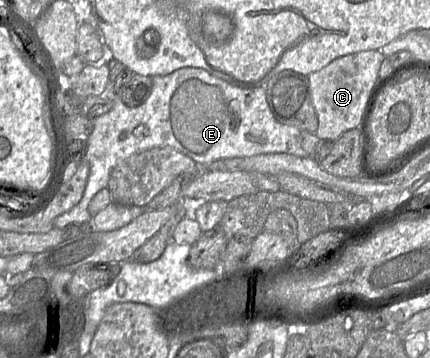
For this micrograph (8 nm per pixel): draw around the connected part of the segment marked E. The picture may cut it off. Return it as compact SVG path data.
M183 67L177 69L176 71L168 74L168 75L155 75L152 77L152 91L148 98L139 106L130 107L126 105L120 98L115 98L113 102L112 108L93 119L93 130L91 134L87 138L87 149L86 149L86 159L89 162L90 171L88 175L88 180L86 183L86 187L83 193L81 200L68 211L60 214L54 220L54 227L63 229L69 224L87 224L91 220L91 214L89 212L88 206L92 197L102 188L107 187L109 176L113 167L119 162L122 161L134 153L138 153L141 151L145 151L151 148L157 147L171 147L187 156L192 158L201 168L208 169L209 166L214 166L216 162L221 161L227 158L234 157L246 157L253 156L258 154L267 154L267 153L287 153L300 157L308 156L304 149L301 147L298 136L300 134L300 130L294 126L285 125L275 120L273 117L270 108L266 99L266 89L261 88L260 86L253 87L239 87L233 84L230 84L222 79L219 79L208 71L202 68L197 67Z

